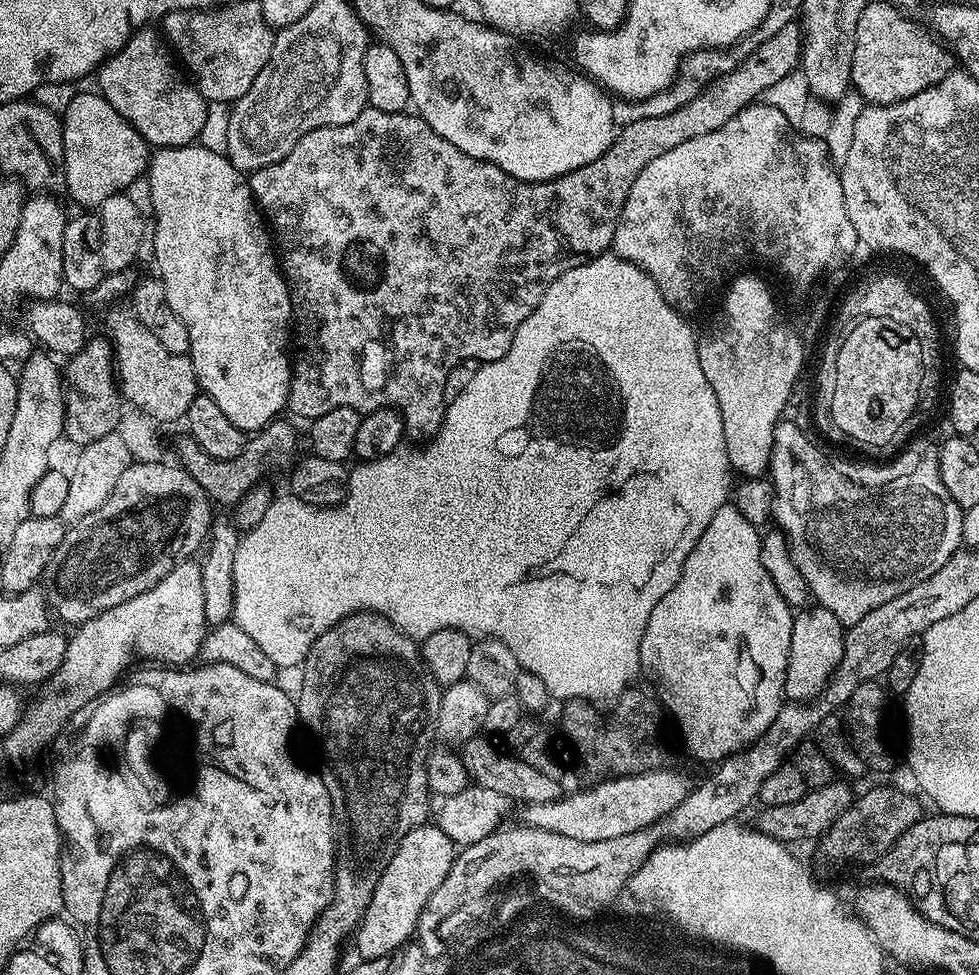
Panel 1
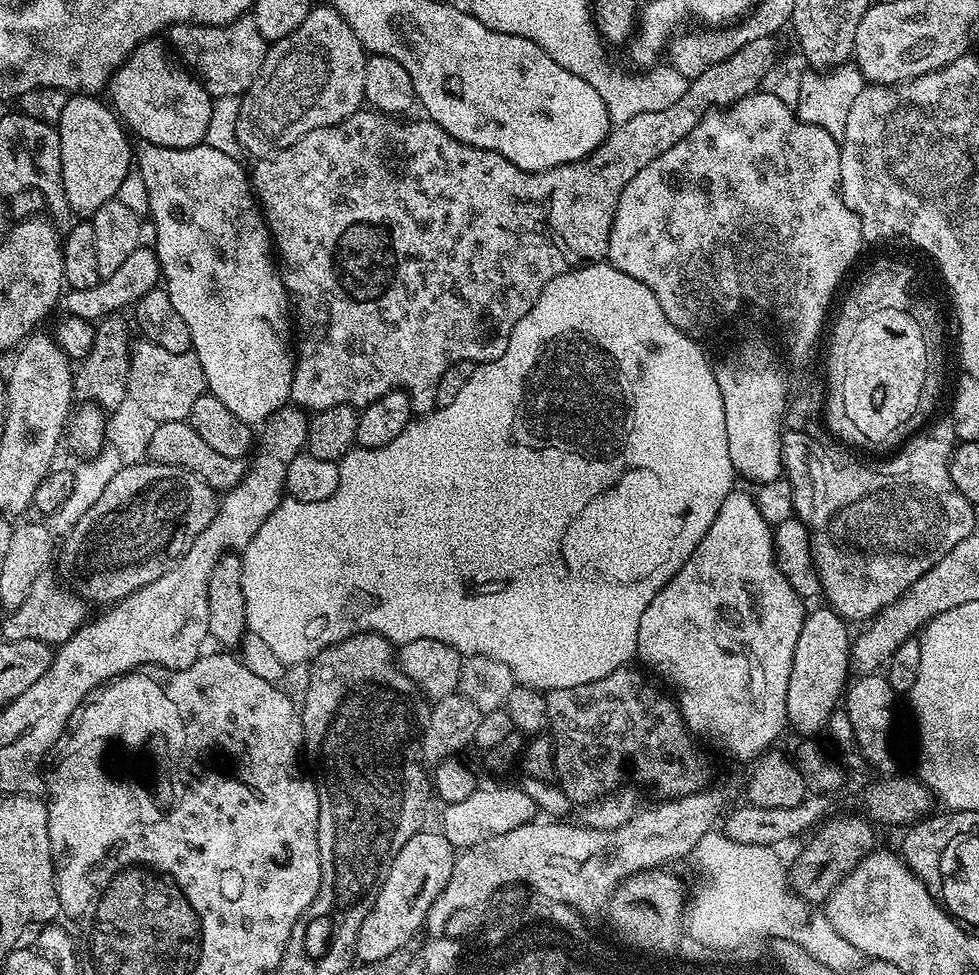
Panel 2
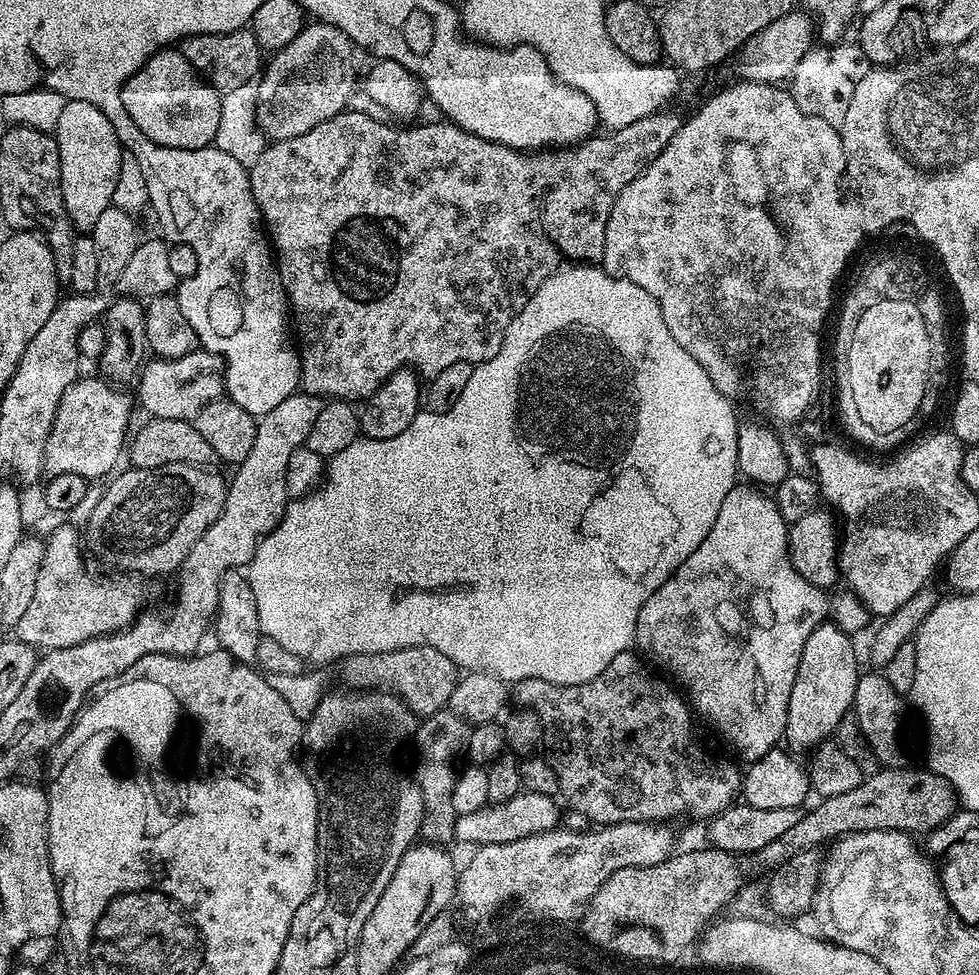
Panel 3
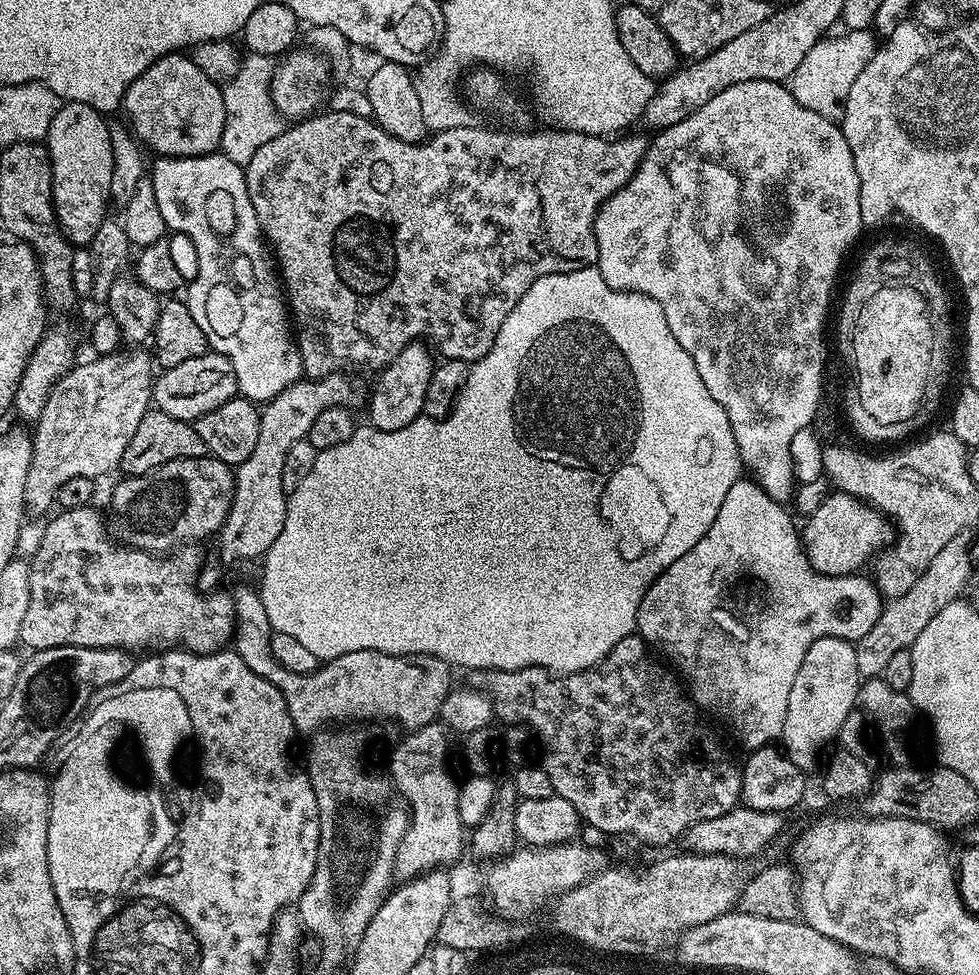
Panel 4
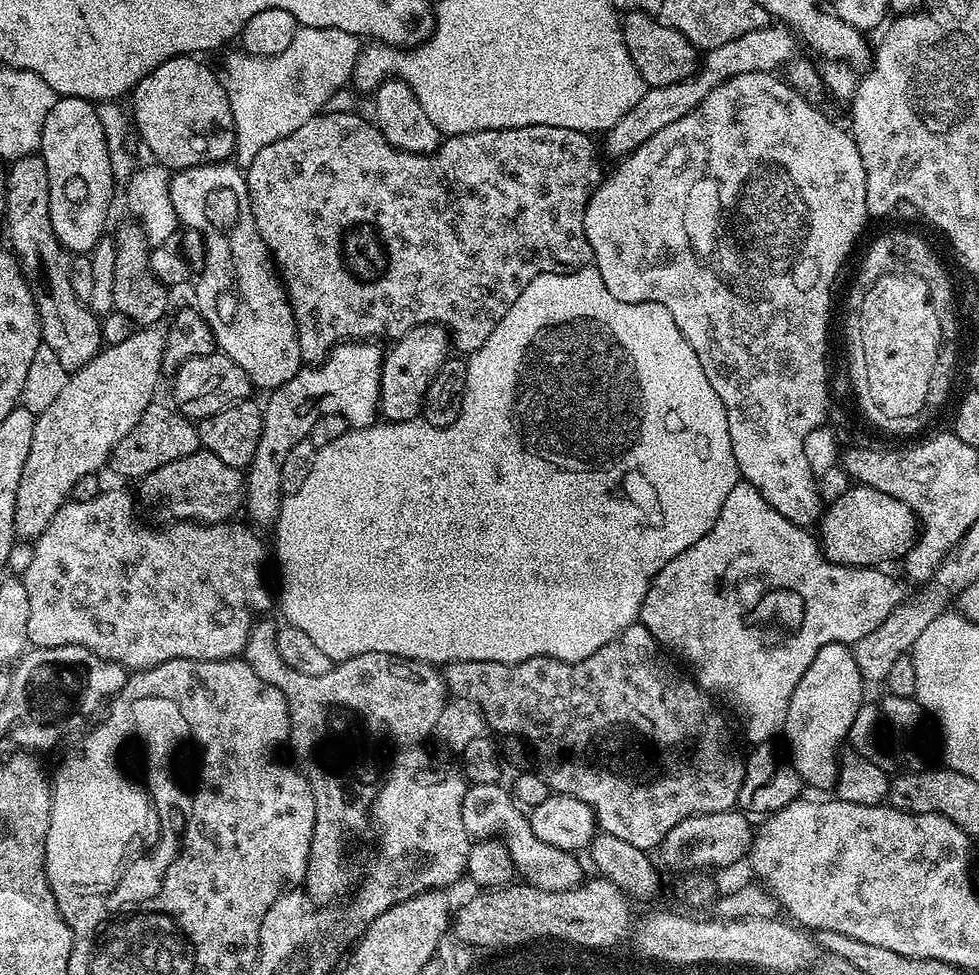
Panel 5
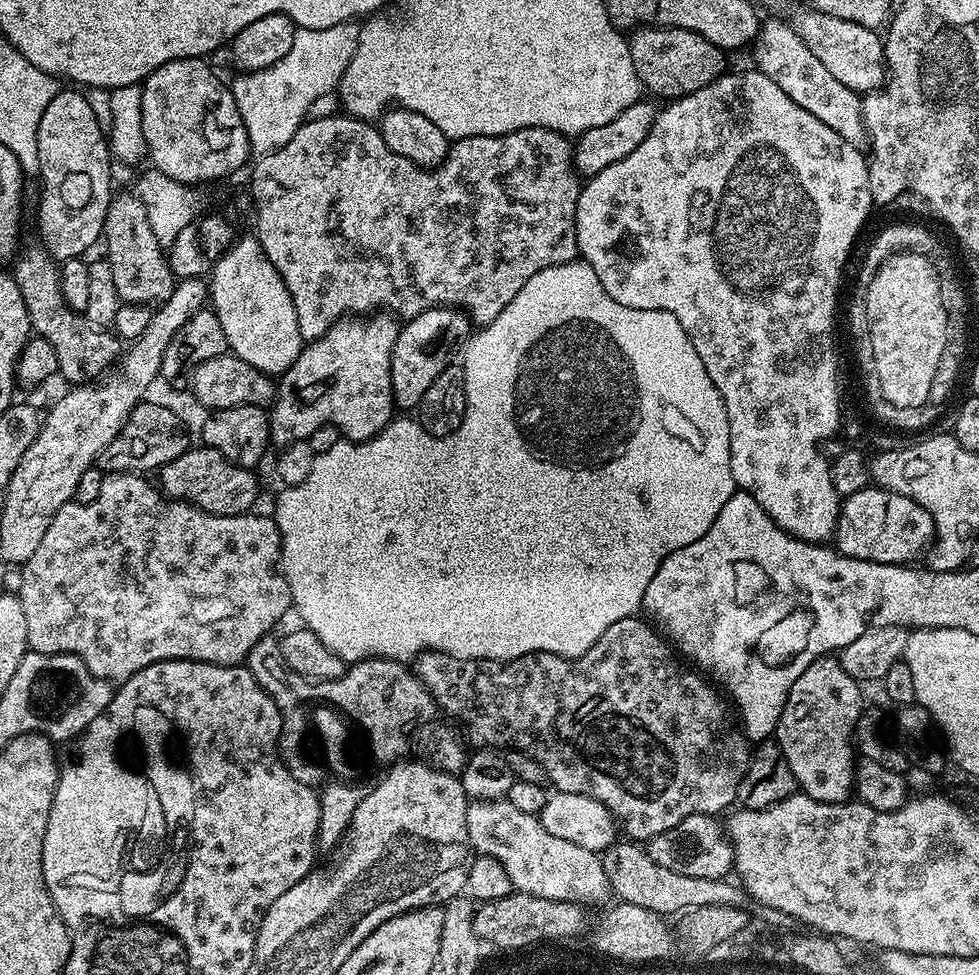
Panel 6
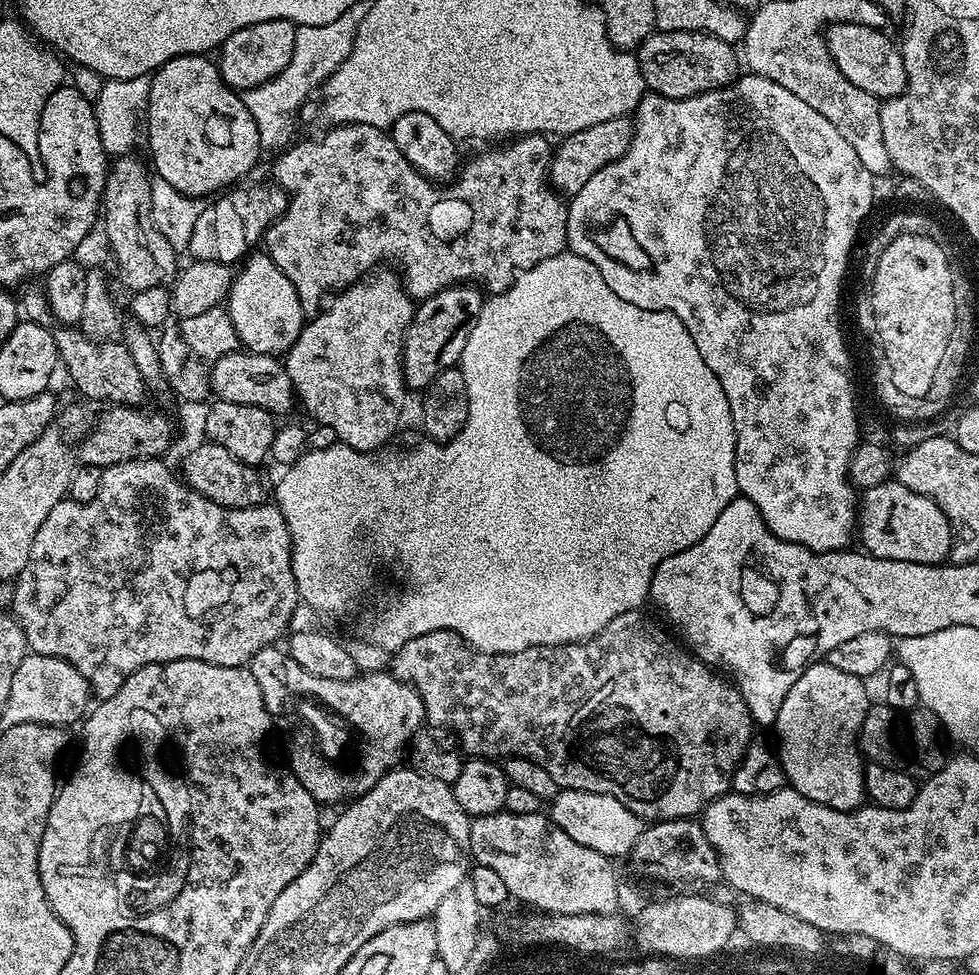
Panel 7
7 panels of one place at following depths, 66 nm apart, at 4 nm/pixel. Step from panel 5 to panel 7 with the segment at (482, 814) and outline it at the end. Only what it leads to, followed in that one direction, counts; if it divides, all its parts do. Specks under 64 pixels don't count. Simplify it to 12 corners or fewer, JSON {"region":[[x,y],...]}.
{"region":[[543,811],[478,816],[471,859],[513,901],[614,913],[613,861]]}

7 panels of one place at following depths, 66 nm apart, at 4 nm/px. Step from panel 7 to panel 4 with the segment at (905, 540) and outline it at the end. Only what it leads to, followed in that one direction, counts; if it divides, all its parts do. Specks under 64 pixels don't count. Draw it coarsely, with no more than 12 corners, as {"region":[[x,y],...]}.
{"region":[[839,490],[803,521],[804,553],[850,576],[889,547],[894,525]]}

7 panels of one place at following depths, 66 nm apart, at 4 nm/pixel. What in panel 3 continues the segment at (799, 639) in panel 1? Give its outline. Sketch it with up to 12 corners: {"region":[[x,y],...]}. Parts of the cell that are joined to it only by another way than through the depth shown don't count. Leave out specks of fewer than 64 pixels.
{"region":[[849,633],[802,646],[784,740],[811,750],[851,713],[862,675]]}

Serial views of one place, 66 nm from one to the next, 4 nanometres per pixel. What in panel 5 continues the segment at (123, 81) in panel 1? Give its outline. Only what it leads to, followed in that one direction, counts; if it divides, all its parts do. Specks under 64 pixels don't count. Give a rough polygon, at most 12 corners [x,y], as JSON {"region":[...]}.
{"region":[[170,58],[130,93],[130,120],[169,170],[236,150],[225,81]]}

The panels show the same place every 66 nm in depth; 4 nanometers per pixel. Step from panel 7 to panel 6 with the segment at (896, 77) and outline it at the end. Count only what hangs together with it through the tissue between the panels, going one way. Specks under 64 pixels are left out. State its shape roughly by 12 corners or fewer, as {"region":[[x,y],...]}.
{"region":[[796,8],[792,28],[850,90],[884,85],[875,28]]}

